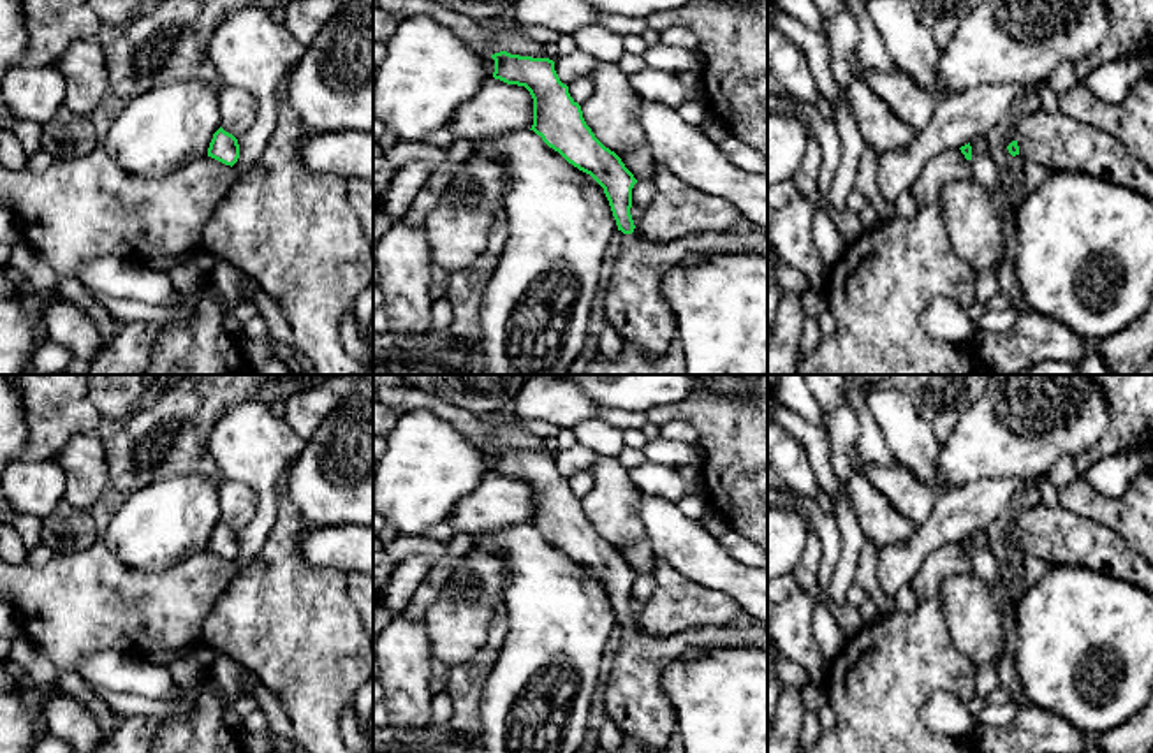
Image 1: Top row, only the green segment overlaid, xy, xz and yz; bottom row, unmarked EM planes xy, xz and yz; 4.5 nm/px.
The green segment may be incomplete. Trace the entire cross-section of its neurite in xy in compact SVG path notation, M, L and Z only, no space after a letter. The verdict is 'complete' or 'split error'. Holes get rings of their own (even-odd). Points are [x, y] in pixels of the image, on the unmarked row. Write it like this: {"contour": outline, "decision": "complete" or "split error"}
{"contour": "M220 521L213 528L213 533L208 542L208 551L232 561L239 552L238 533Z", "decision": "complete"}

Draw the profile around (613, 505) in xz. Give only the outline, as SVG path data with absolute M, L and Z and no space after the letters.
M597 454L588 472L595 486L581 505L595 531L616 549L641 542L646 537L639 512L643 493L632 484L618 457Z

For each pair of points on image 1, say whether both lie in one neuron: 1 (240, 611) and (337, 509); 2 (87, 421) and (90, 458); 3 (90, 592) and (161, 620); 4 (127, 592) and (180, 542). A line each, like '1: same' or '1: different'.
1: different
2: different
3: same
4: different

